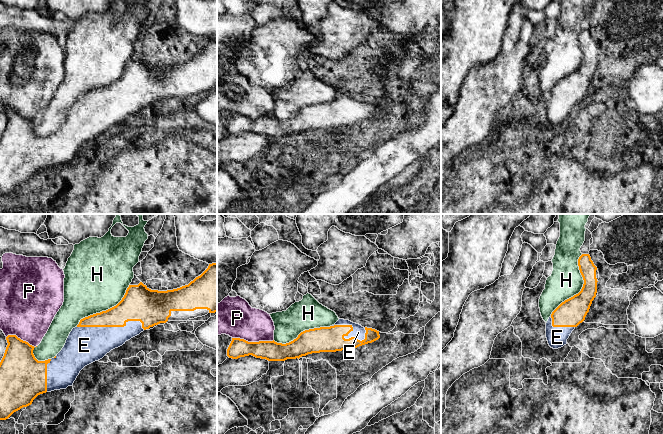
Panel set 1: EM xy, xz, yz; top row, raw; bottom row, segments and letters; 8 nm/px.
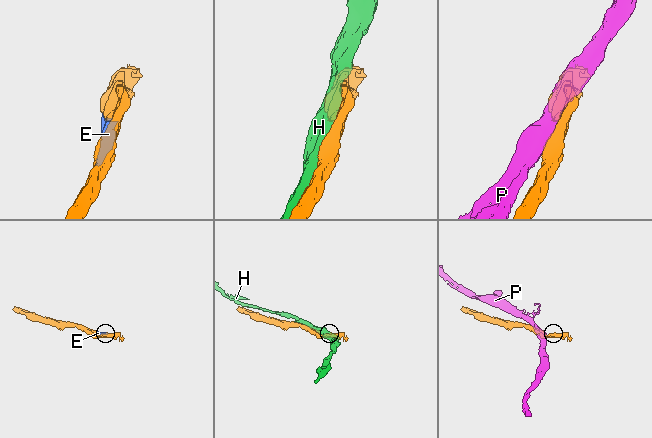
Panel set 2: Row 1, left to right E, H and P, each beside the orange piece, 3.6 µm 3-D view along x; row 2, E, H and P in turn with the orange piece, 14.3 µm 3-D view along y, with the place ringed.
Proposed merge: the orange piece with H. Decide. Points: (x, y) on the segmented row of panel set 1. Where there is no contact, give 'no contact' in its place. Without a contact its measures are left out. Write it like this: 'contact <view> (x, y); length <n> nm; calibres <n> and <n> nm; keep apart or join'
contact yz (582, 288); length 550 nm; calibres 220 and 260 nm; keep apart

